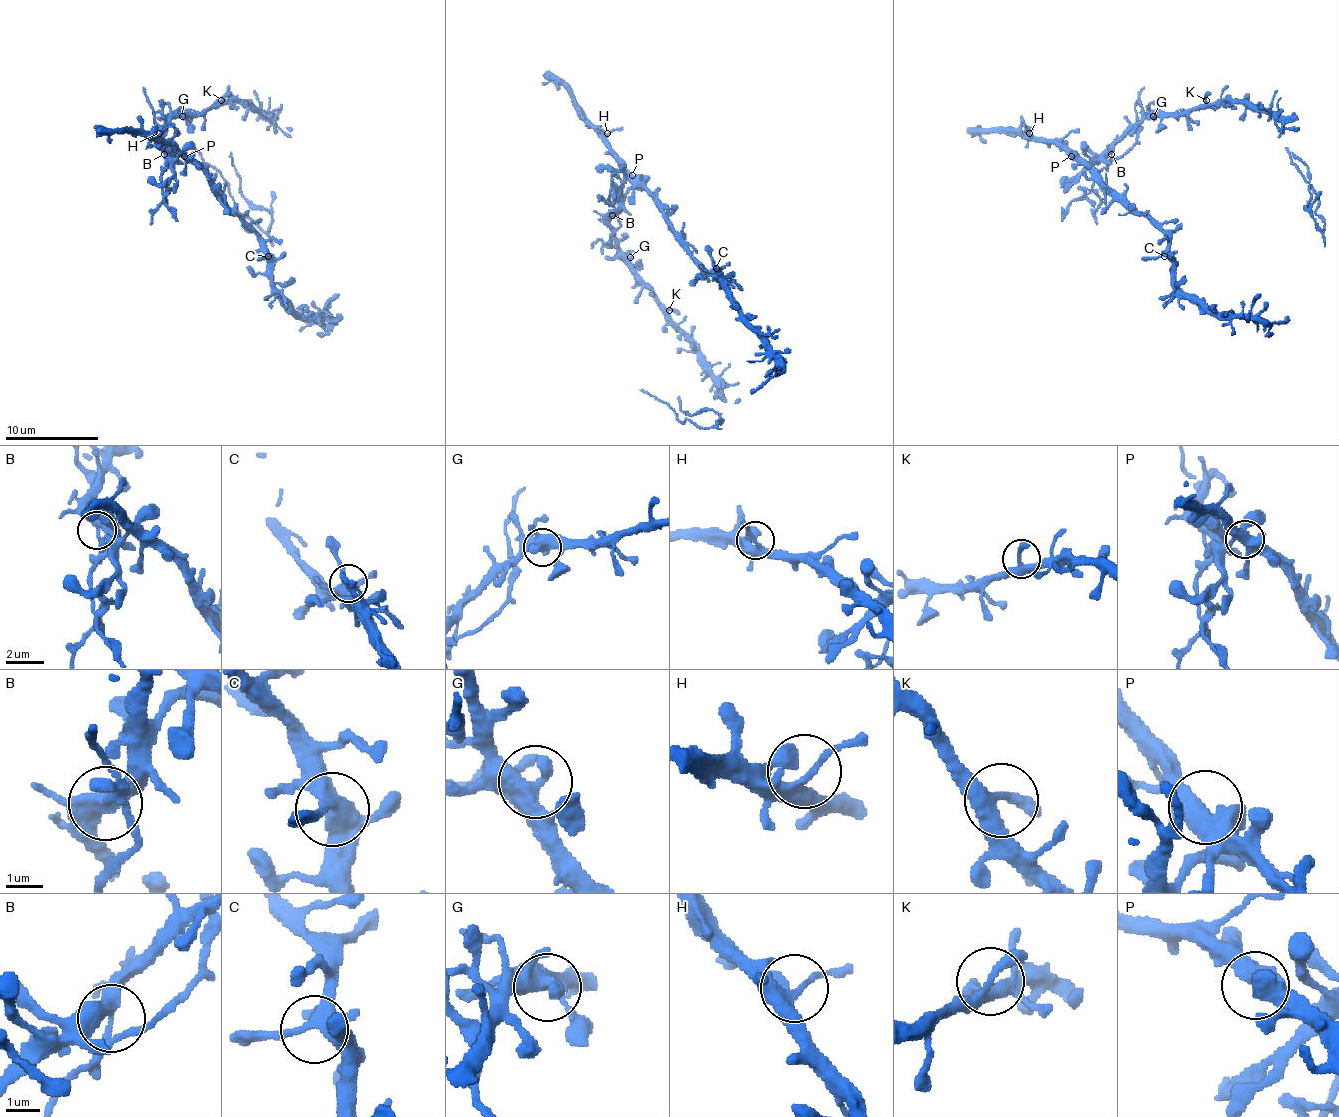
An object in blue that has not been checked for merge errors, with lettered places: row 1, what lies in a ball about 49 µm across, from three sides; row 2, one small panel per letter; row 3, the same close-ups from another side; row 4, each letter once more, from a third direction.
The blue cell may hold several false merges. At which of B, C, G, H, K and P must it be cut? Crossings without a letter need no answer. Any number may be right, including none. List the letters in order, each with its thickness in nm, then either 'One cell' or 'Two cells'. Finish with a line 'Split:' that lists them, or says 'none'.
B: Thickness 360 nm. Two cells
C: Thickness 360 nm. One cell
G: Thickness 440 nm. One cell
H: Thickness 240 nm. One cell
K: Thickness 280 nm. One cell
P: Thickness 460 nm. One cell
Split: B

